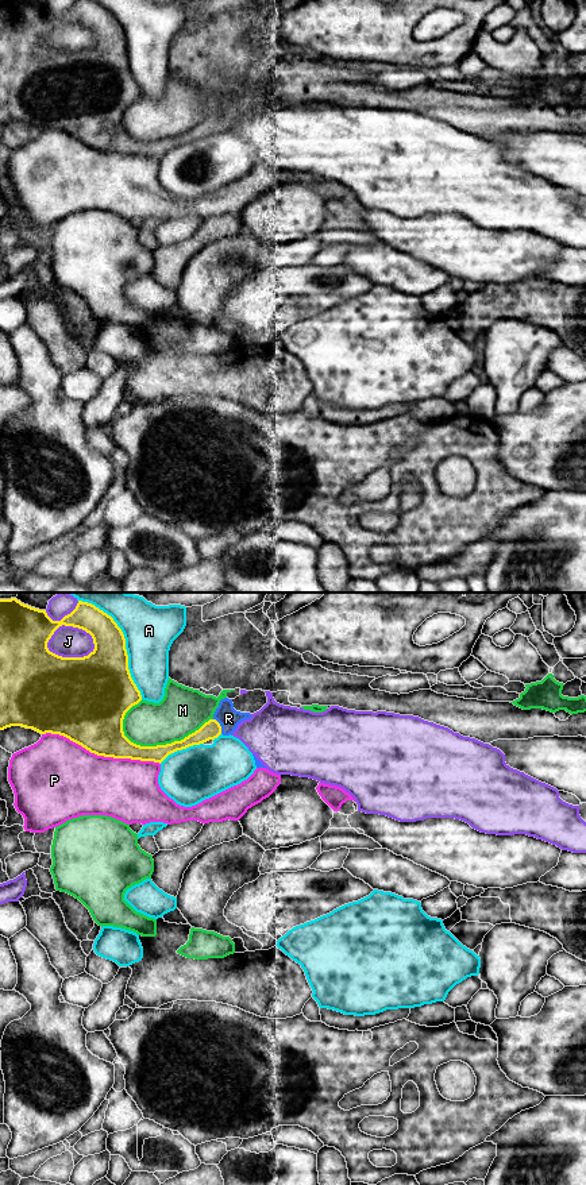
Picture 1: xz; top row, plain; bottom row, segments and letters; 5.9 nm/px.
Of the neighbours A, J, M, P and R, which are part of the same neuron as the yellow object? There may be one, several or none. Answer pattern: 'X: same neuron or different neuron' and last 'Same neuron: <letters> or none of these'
A: different neuron
J: different neuron
M: different neuron
P: different neuron
R: same neuron
Same neuron: R

